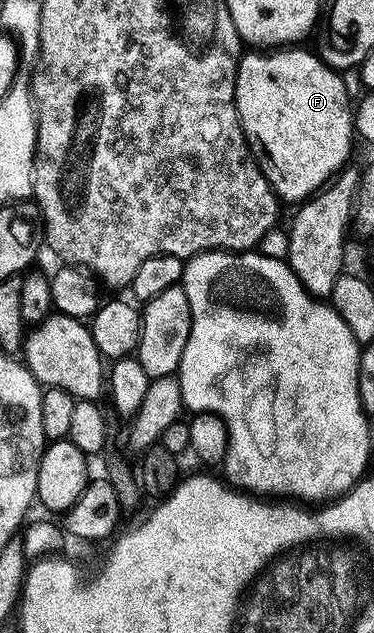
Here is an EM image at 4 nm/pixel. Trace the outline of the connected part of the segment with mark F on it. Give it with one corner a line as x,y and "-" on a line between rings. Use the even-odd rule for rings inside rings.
290,46
273,52
254,50
245,53
238,66
236,88
237,113
240,114
241,126
246,141
248,141
250,149
252,149
254,156
262,167
262,171
273,186
274,192
277,193
279,199
283,203
288,202
294,204
294,206
307,202
316,196
318,192
323,191
339,175
339,172
343,171
351,163
349,160
352,156
354,140
356,141
354,104
350,102
350,92
343,80
345,77
339,71
335,71
325,64
317,53
313,51
310,53
304,49
300,46

